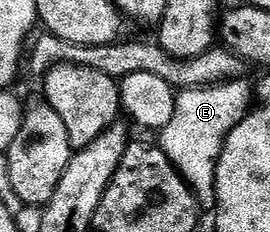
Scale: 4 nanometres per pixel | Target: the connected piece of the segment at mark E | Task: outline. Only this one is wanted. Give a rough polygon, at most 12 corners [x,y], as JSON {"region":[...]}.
{"region":[[247,78],[189,87],[158,145],[201,208],[224,140],[254,107]]}

